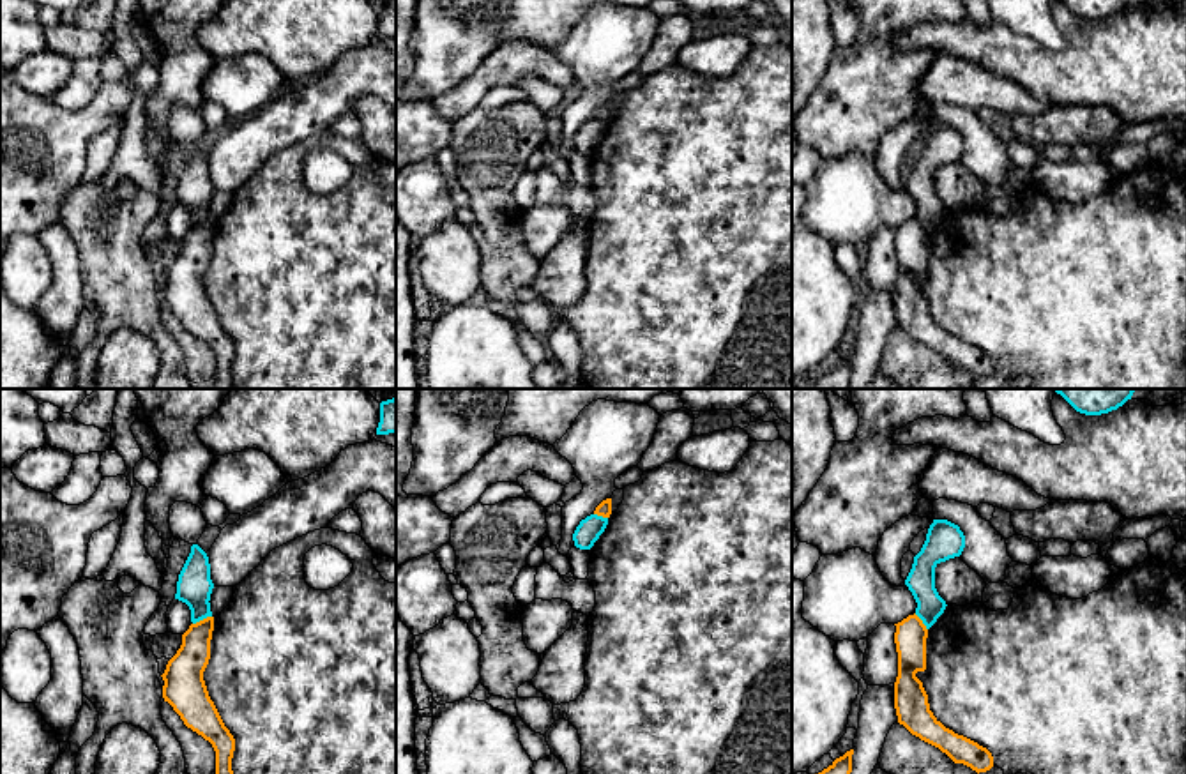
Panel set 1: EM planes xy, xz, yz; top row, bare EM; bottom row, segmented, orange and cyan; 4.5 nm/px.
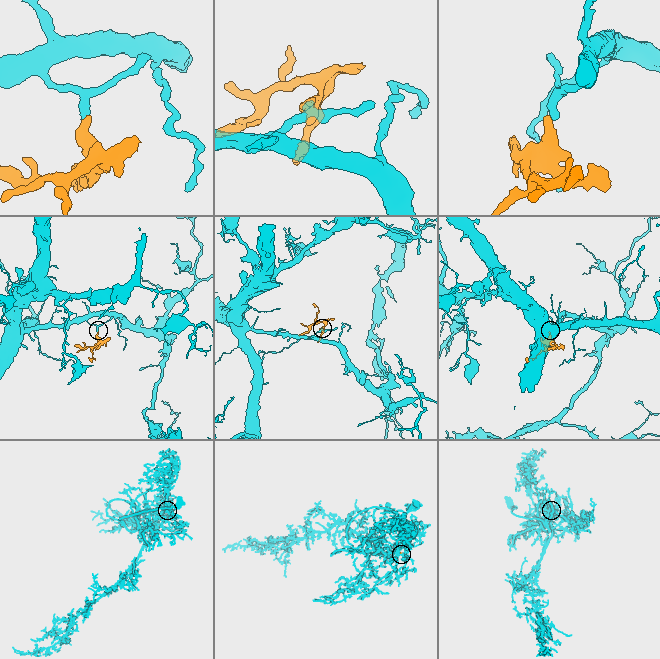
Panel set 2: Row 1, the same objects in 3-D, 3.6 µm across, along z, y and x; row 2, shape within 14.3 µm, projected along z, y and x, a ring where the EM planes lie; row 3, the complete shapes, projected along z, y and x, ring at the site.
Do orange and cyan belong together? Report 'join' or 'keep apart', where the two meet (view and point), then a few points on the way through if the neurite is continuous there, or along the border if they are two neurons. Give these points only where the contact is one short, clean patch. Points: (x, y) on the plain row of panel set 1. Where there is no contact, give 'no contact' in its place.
keep apart | xy (204, 223) | along xy (211, 220), (193, 228)

